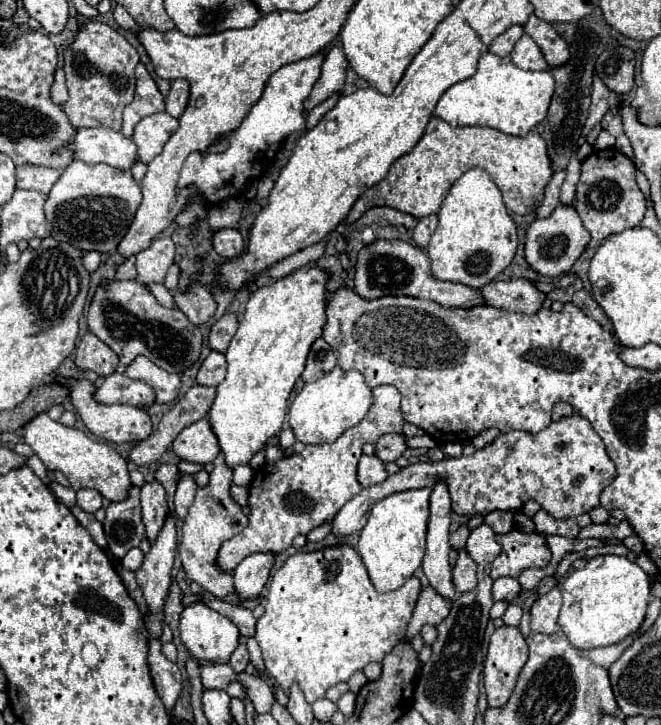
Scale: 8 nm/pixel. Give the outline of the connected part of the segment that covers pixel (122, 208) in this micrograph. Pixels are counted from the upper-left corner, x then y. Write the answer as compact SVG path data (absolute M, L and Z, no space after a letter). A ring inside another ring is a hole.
M72 161L56 185L52 187L44 211L50 233L56 241L68 241L82 251L108 253L118 247L126 235L136 209L140 207L142 191L130 171L120 171L110 165L88 165Z

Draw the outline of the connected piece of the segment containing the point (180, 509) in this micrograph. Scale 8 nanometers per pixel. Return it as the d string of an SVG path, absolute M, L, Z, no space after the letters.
M184 475L182 481L178 483L178 489L176 489L176 497L174 497L174 509L176 509L176 515L180 519L186 517L188 513L188 507L192 505L192 499L198 491L198 485L194 483L192 475Z

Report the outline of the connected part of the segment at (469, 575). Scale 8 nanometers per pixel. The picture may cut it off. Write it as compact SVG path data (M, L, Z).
M464 549L458 553L458 561L452 569L452 581L460 593L472 591L476 587L476 563Z

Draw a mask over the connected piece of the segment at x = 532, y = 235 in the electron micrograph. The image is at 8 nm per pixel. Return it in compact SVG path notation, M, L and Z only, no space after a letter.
M560 203L552 215L548 215L544 219L536 219L530 225L530 229L526 233L526 261L540 275L558 277L572 269L574 261L586 251L588 243L590 243L590 235L586 231L586 227L582 225L576 209Z

